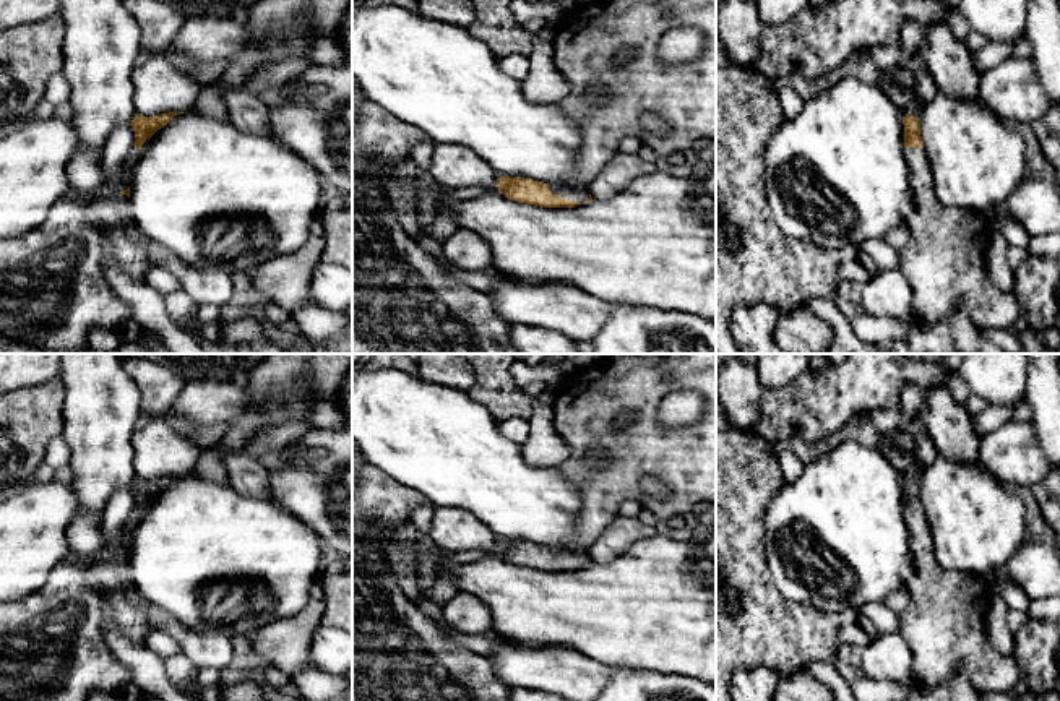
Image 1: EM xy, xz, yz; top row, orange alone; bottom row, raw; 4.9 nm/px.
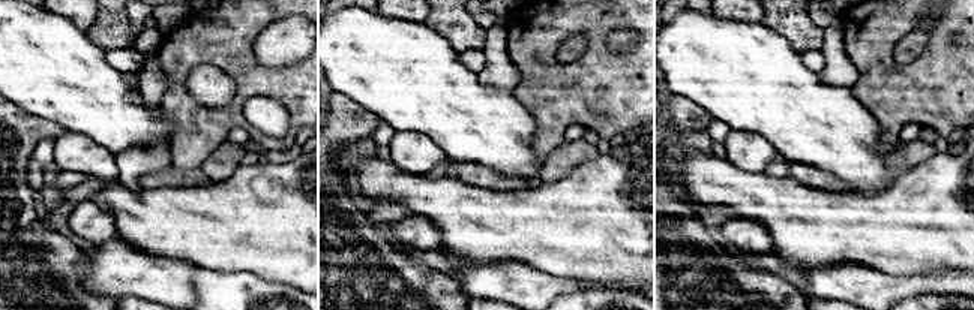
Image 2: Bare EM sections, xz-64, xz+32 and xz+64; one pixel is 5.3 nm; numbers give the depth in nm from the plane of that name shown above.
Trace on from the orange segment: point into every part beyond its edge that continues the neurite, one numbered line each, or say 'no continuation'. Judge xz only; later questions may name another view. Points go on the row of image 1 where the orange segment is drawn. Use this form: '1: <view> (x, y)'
1: xz (570, 193)

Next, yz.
1: yz (945, 258)

